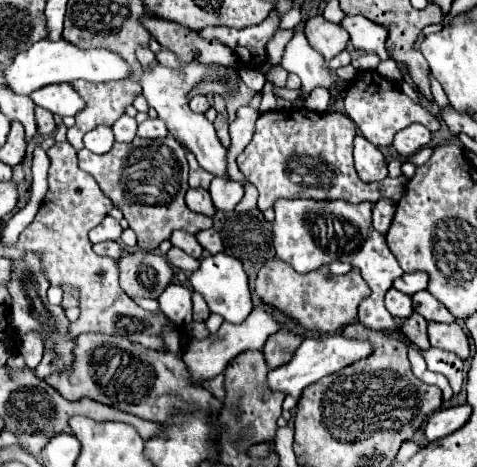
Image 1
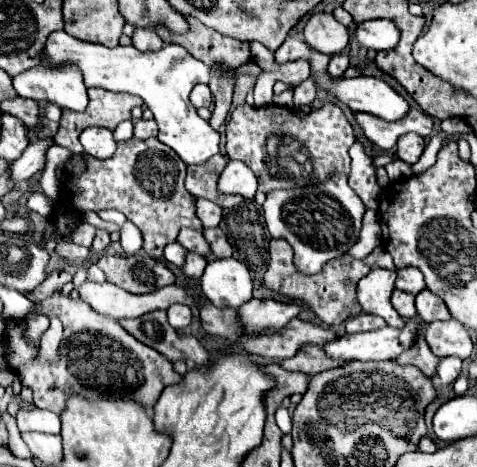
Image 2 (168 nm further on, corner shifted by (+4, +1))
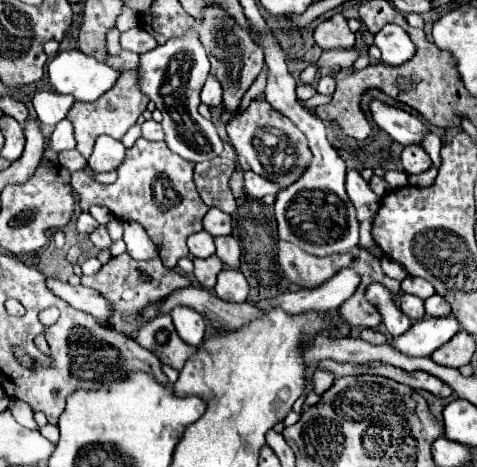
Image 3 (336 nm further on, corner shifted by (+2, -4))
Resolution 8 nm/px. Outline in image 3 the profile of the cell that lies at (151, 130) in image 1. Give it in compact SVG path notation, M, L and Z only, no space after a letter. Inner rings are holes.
M146 120L146 122L142 124L142 136L144 136L146 140L164 140L164 130L162 130L162 126L160 126L158 122Z

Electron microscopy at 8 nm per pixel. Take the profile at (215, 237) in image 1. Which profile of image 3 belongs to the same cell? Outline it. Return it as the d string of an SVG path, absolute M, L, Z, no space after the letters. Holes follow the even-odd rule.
M218 236L216 238L216 256L230 268L240 266L240 244L234 236Z

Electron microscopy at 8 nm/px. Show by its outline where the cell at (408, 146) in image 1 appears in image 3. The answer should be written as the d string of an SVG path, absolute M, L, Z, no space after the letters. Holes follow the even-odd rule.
M406 146L400 160L406 174L420 174L432 166L432 160L422 146Z

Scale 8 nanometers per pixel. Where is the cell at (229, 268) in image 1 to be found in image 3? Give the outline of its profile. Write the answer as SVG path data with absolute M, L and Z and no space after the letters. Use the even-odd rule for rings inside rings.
M222 270L218 274L214 292L220 300L240 304L240 302L246 302L246 298L248 298L248 282L246 282L244 274L238 270Z

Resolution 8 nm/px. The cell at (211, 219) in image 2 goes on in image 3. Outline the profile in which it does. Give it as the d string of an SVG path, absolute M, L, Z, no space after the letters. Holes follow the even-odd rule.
M210 208L204 216L204 230L212 236L228 236L232 234L232 218L218 208Z

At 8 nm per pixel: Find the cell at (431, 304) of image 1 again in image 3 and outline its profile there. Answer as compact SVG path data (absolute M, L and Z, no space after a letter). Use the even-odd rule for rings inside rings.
M438 294L430 296L424 304L426 304L426 314L428 314L428 316L434 316L434 318L446 316L446 314L450 312L450 304L448 304L442 296L438 296Z

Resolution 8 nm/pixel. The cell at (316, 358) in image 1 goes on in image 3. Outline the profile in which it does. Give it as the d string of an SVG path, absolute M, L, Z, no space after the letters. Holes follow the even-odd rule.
M450 312L446 318L422 318L414 322L406 334L392 338L390 346L408 356L430 356L436 348L446 344L458 330L460 324L454 312Z

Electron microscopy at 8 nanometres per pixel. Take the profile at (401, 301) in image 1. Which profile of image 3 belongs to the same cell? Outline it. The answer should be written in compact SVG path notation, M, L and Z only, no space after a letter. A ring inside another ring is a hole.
M404 294L400 298L400 308L402 312L412 320L412 322L418 322L426 316L424 312L424 300L420 300L418 296L410 296L410 294Z

